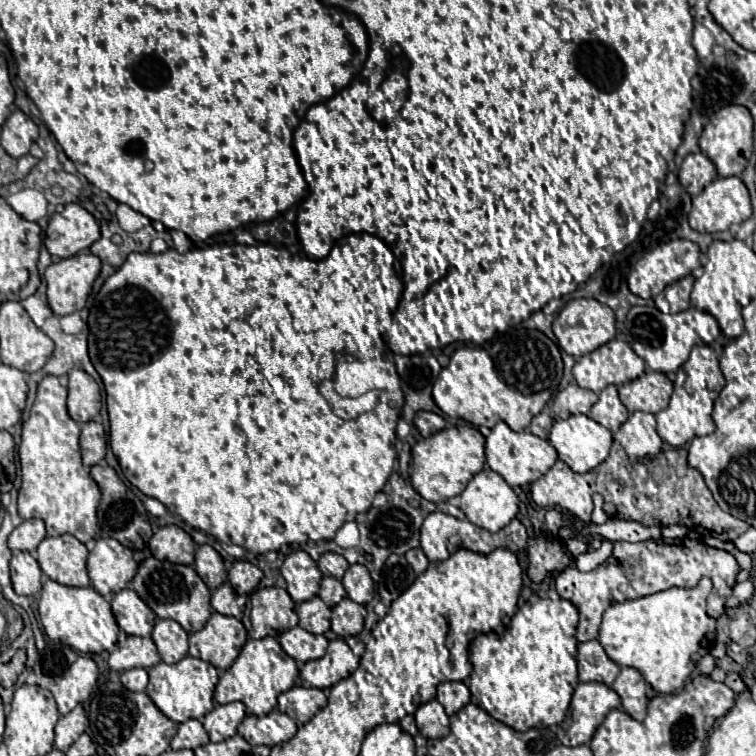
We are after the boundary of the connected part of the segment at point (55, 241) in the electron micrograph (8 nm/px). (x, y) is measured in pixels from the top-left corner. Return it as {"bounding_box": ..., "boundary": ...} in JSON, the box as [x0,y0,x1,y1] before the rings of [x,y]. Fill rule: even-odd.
{"bounding_box":[44,204,100,258],"boundary":[[[66,204],[62,212],[56,212],[50,218],[48,228],[46,228],[46,236],[44,236],[44,246],[56,258],[70,258],[70,256],[82,252],[84,248],[88,248],[90,244],[94,244],[98,240],[98,234],[100,234],[100,226],[88,210],[84,210],[78,204]]]}

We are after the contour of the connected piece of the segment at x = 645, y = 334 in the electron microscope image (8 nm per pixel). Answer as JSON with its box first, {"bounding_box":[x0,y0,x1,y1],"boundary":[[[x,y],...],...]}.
{"bounding_box":[624,306,721,372],"boundary":[[[632,306],[624,320],[624,334],[632,350],[646,362],[647,370],[676,372],[682,362],[686,362],[690,348],[700,343],[711,344],[721,333],[716,319],[704,311],[689,308],[686,311],[673,314],[662,314],[654,306]]]}

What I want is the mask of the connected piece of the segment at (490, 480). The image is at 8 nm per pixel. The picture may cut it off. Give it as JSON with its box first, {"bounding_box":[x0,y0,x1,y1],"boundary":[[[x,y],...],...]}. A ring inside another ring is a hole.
{"bounding_box":[460,468,518,532],"boundary":[[[490,468],[478,472],[460,494],[466,518],[490,532],[508,526],[518,514],[518,496],[506,480]]]}

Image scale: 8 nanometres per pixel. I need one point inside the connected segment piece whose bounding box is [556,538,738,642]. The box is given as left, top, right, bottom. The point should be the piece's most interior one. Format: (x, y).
(634, 570)

